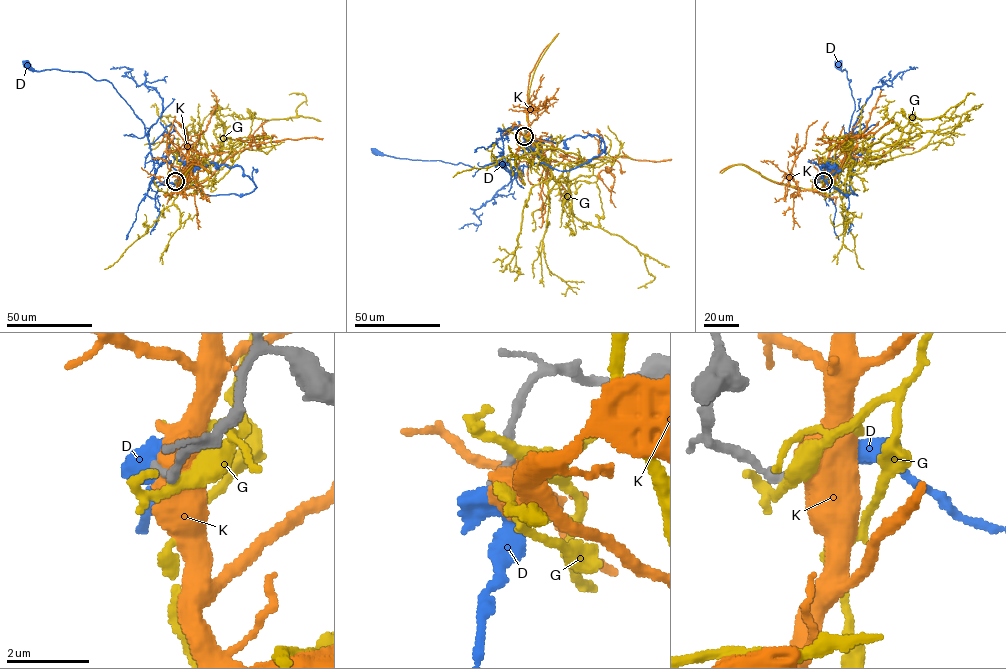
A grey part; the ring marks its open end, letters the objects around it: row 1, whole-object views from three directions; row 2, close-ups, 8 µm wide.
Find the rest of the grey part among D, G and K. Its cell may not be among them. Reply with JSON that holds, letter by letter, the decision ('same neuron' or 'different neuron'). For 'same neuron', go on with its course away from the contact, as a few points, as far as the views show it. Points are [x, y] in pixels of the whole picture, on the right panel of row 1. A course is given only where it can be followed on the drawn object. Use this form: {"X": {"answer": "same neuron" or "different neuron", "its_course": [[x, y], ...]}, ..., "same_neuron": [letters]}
{"D": {"answer": "same neuron", "its_course": [[823, 181], [838, 185], [845, 183], [845, 186], [837, 173], [850, 156], [854, 99], [847, 72], [838, 64]]}, "G": {"answer": "different neuron"}, "K": {"answer": "different neuron"}, "same_neuron": ["D"]}

